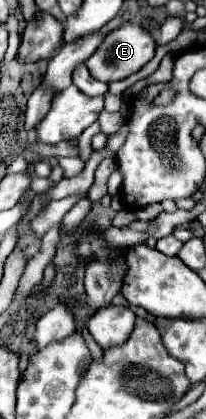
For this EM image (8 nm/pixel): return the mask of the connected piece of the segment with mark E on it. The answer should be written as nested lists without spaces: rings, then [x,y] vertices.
[[[125,21],[103,39],[101,47],[87,59],[87,67],[93,77],[99,77],[99,81],[105,81],[105,83],[125,79],[131,73],[137,73],[145,63],[149,63],[153,59],[155,47],[157,45],[149,31],[145,31],[139,23]]]

